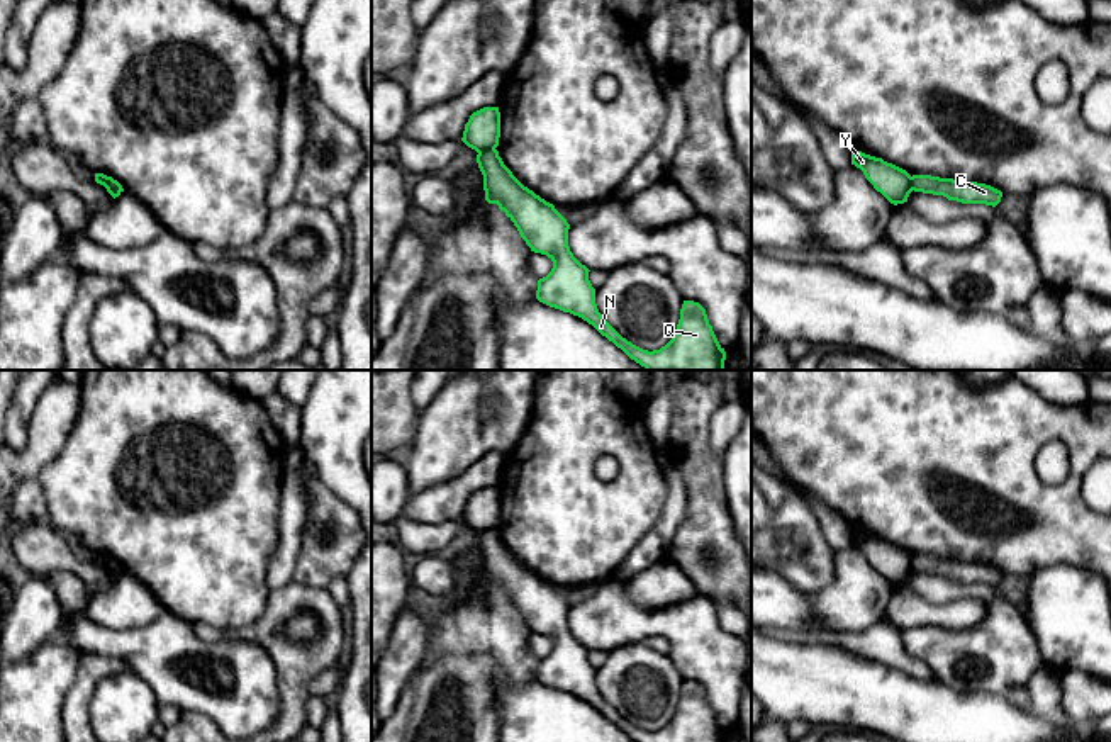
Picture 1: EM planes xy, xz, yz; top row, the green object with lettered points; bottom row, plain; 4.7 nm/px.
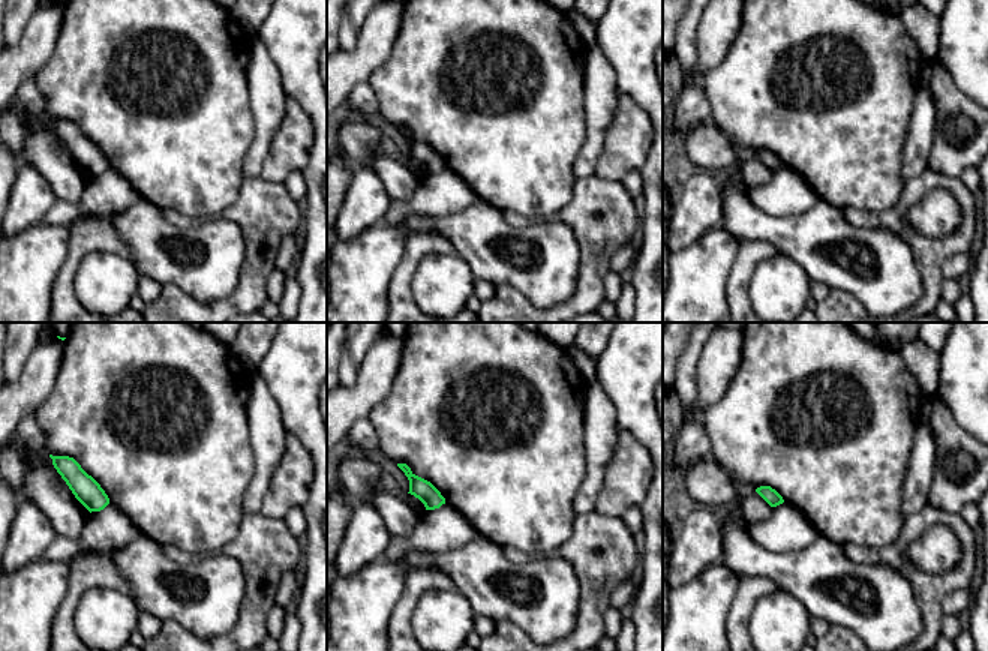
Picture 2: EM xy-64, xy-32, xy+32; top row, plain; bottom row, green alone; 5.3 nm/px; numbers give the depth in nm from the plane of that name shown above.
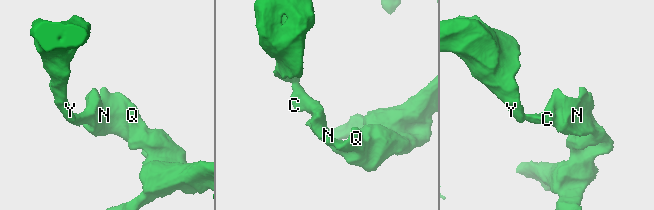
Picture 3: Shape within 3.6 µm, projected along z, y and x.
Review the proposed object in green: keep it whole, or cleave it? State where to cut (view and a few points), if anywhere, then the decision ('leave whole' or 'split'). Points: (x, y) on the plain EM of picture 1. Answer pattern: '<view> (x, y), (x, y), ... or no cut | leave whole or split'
xz (494, 528), (485, 528), (479, 534) | split

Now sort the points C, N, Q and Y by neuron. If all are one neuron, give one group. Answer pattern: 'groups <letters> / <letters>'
groups C N Q / Y

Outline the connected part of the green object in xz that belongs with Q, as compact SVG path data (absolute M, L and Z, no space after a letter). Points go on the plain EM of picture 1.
M497 530L480 531L477 543L483 555L485 581L505 593L531 632L553 642L551 652L538 660L539 683L582 698L634 742L726 740L706 689L694 681L684 681L675 715L660 730L648 732L622 718L597 689L590 650L570 632L567 599L553 584L522 565Z

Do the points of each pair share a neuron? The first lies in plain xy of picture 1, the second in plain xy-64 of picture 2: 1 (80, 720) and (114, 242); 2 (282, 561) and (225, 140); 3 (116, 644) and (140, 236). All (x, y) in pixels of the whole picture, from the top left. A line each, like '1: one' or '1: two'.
1: one
2: two
3: one

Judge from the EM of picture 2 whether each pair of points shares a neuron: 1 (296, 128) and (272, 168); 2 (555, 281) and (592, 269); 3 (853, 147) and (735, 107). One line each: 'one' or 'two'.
1: one
2: two
3: one

